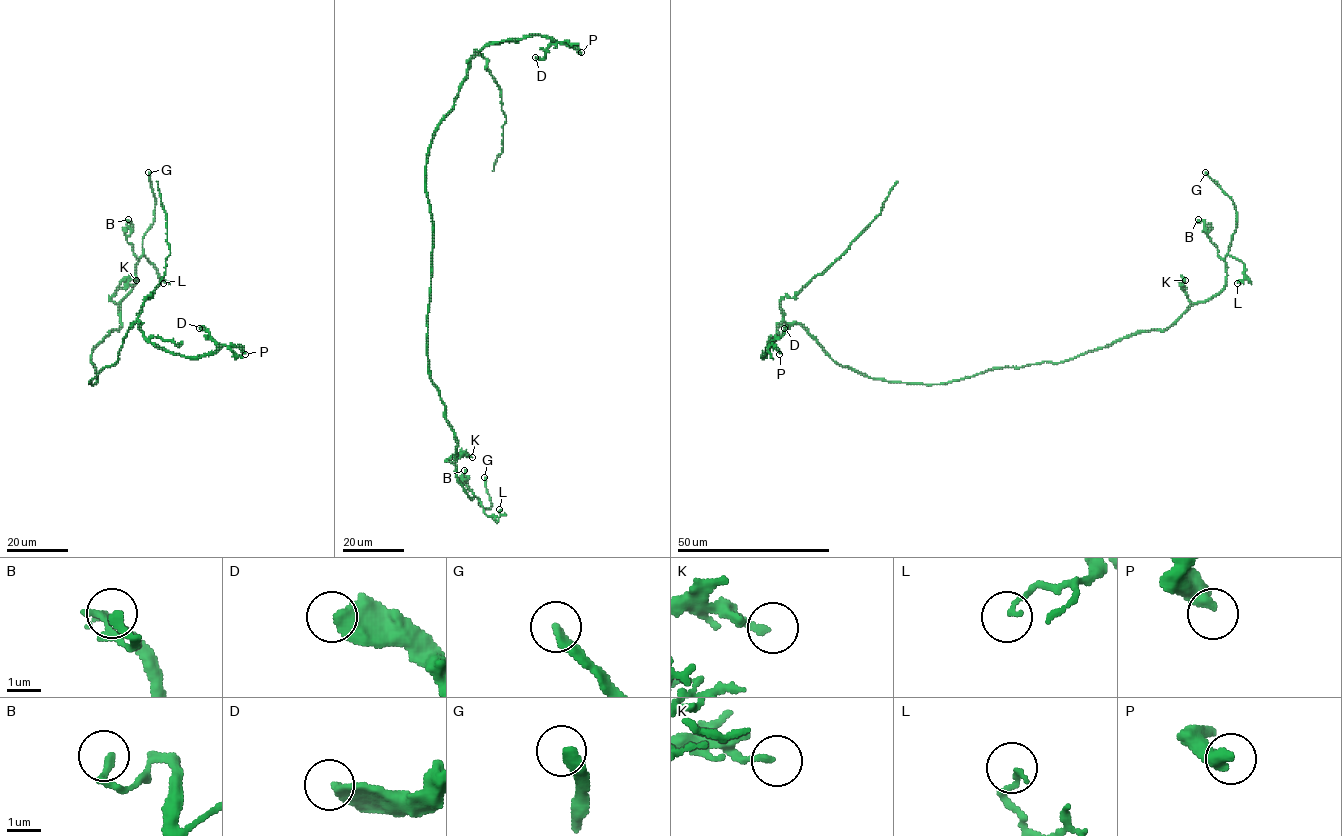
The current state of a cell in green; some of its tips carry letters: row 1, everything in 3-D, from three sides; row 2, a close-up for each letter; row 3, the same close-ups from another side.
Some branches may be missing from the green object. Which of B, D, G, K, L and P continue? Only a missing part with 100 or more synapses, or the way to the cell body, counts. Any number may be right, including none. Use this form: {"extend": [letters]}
{"extend": ["G"]}

